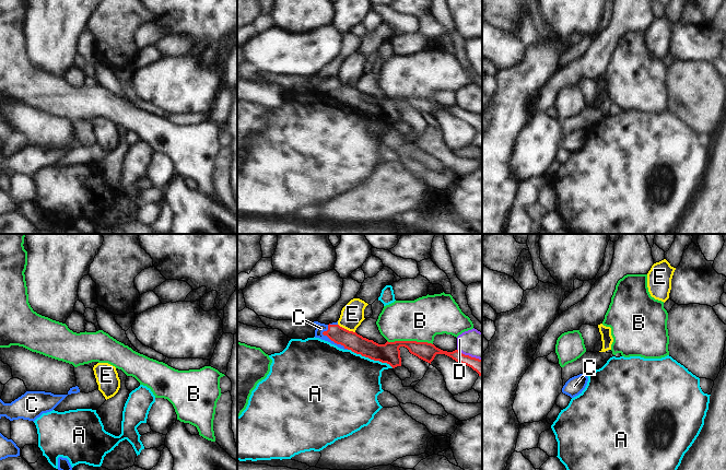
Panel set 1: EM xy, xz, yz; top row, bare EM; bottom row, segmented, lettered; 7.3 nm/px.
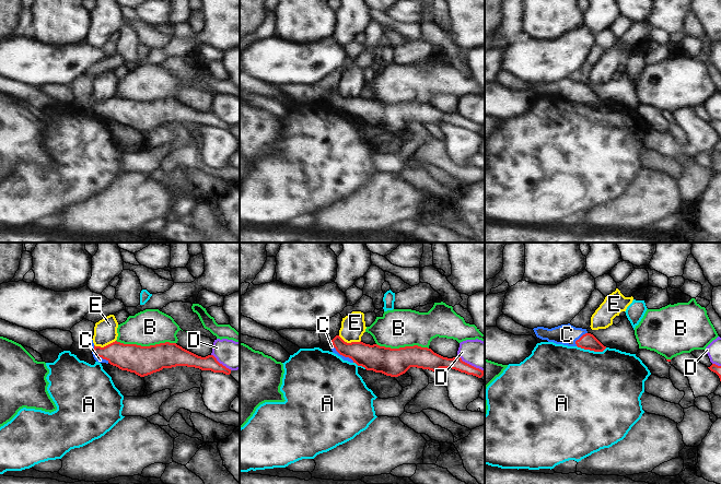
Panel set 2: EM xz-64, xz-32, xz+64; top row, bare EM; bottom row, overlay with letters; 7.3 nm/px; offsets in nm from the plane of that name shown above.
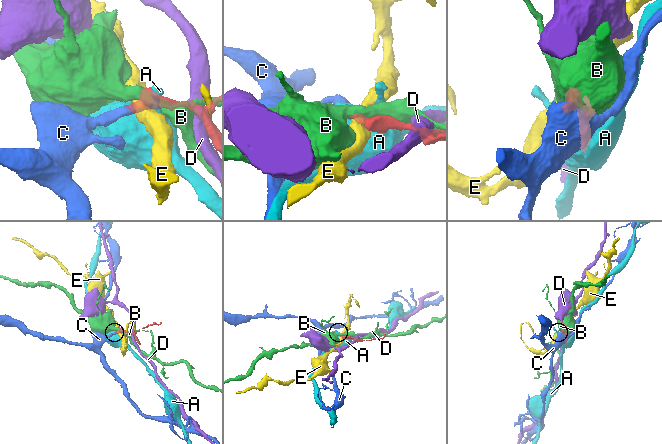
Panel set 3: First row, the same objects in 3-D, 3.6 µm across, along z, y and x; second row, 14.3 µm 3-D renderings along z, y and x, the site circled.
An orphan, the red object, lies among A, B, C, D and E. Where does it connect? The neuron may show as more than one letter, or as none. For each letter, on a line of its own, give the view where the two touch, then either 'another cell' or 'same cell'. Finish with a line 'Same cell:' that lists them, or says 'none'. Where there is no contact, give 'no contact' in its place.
A: xz | another cell
B: xz | another cell
C: xz | same cell
D: xz | another cell
E: xz | another cell
Same cell: C

